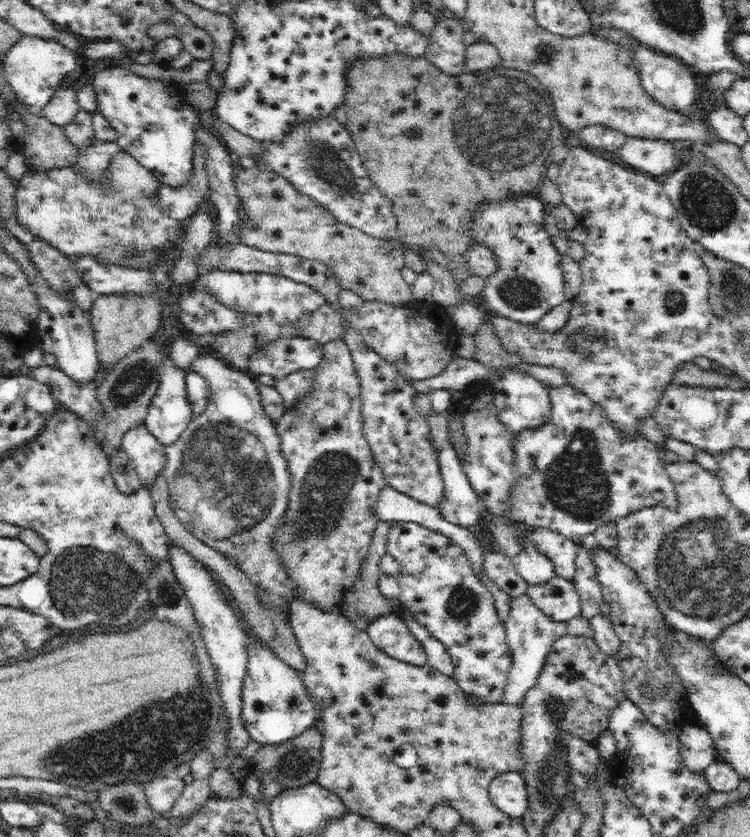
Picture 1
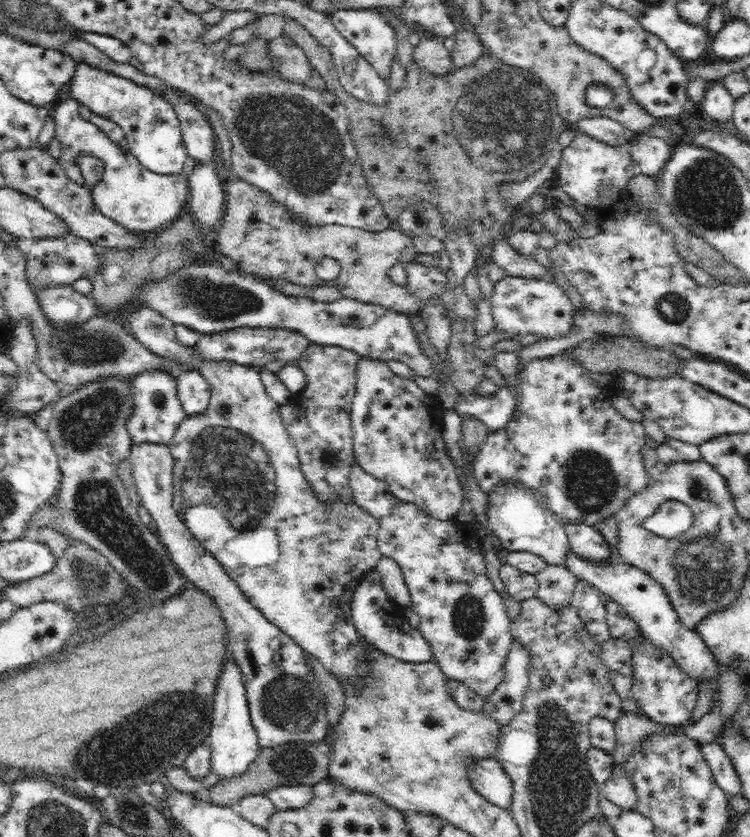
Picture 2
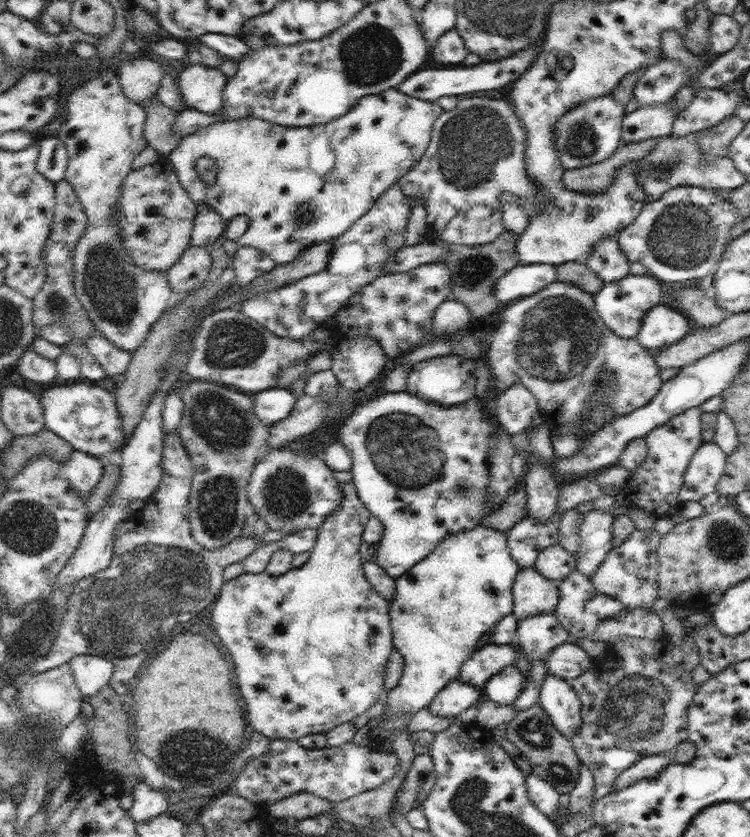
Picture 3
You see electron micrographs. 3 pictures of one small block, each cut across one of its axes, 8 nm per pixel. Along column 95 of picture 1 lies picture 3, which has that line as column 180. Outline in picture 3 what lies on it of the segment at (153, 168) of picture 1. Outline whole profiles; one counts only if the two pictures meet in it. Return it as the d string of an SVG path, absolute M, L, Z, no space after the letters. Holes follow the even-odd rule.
M202 63L190 64L176 80L184 97L184 108L198 109L200 114L216 114L222 110L226 83L226 75L219 67Z

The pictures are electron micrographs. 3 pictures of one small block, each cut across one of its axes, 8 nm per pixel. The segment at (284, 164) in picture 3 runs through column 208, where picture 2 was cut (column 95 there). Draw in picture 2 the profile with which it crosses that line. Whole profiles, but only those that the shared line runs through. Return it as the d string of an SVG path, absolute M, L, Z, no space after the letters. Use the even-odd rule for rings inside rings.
M74 97L64 100L52 110L55 120L55 138L62 144L59 164L70 180L83 186L85 180L76 162L78 156L90 156L104 162L104 176L91 189L91 195L98 211L126 230L145 236L152 235L155 228L168 222L173 223L186 212L189 202L188 176L198 162L188 160L182 174L155 174L147 170L125 149L124 144L113 142L106 133L89 120L80 116L79 104Z

